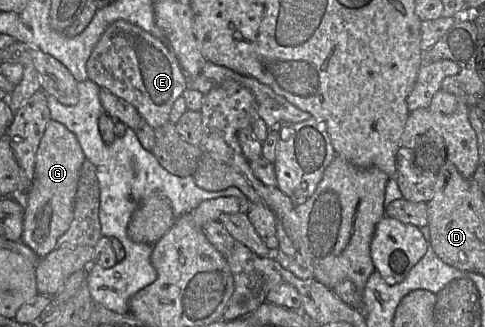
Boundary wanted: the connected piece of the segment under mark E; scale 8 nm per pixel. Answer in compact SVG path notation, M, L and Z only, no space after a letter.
M117 20L106 28L91 51L86 62L86 71L88 80L133 105L153 129L170 123L169 114L174 102L188 88L187 77L165 41L125 20Z

